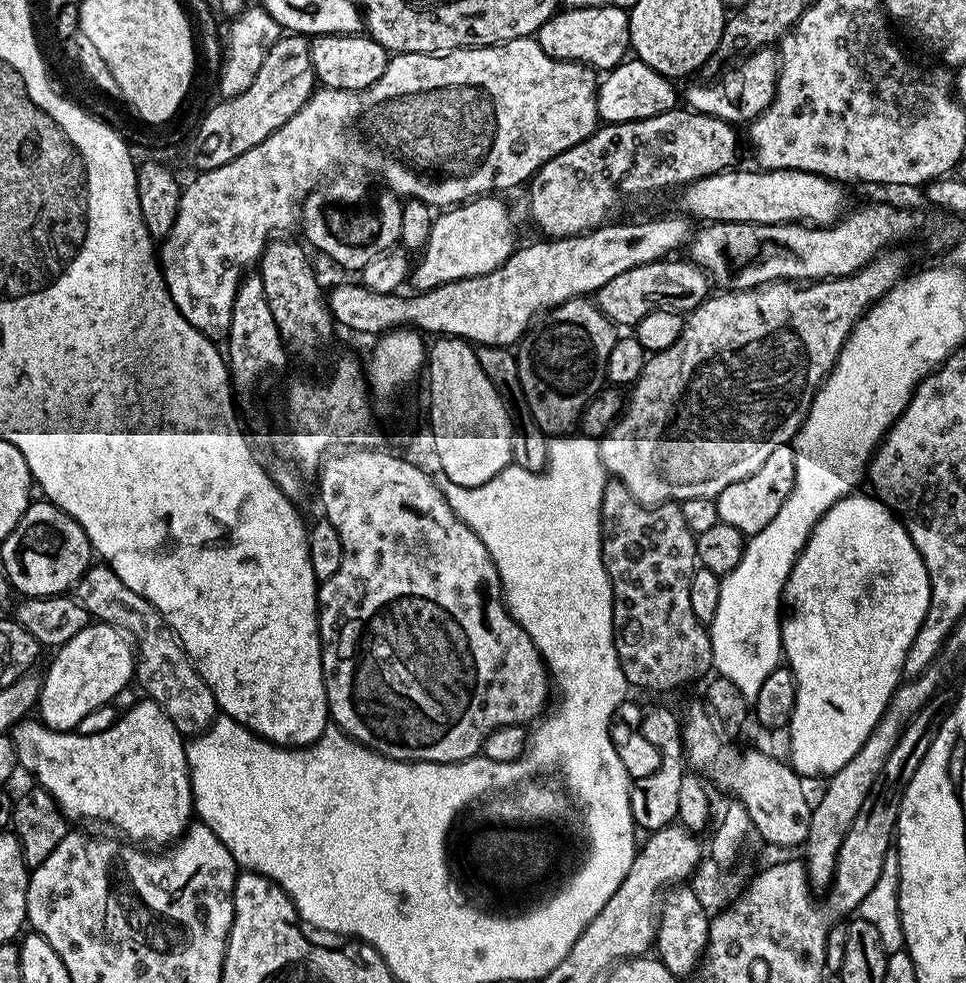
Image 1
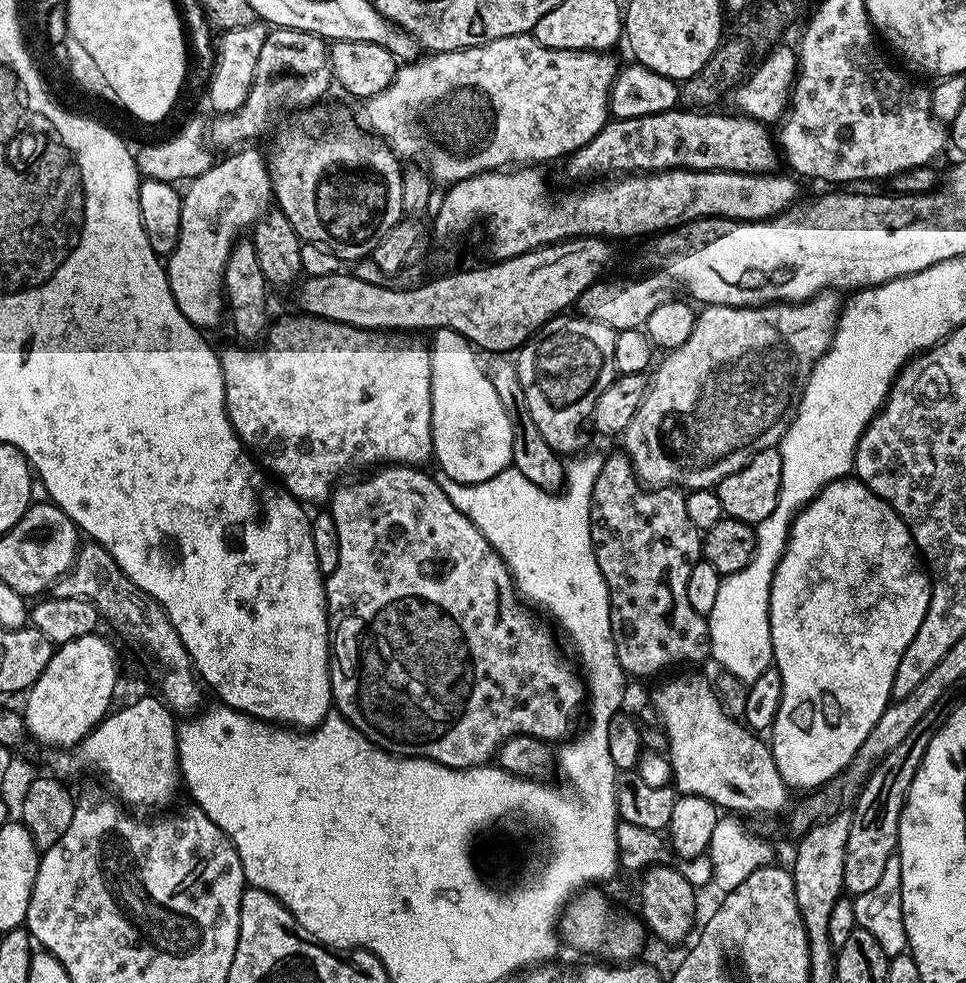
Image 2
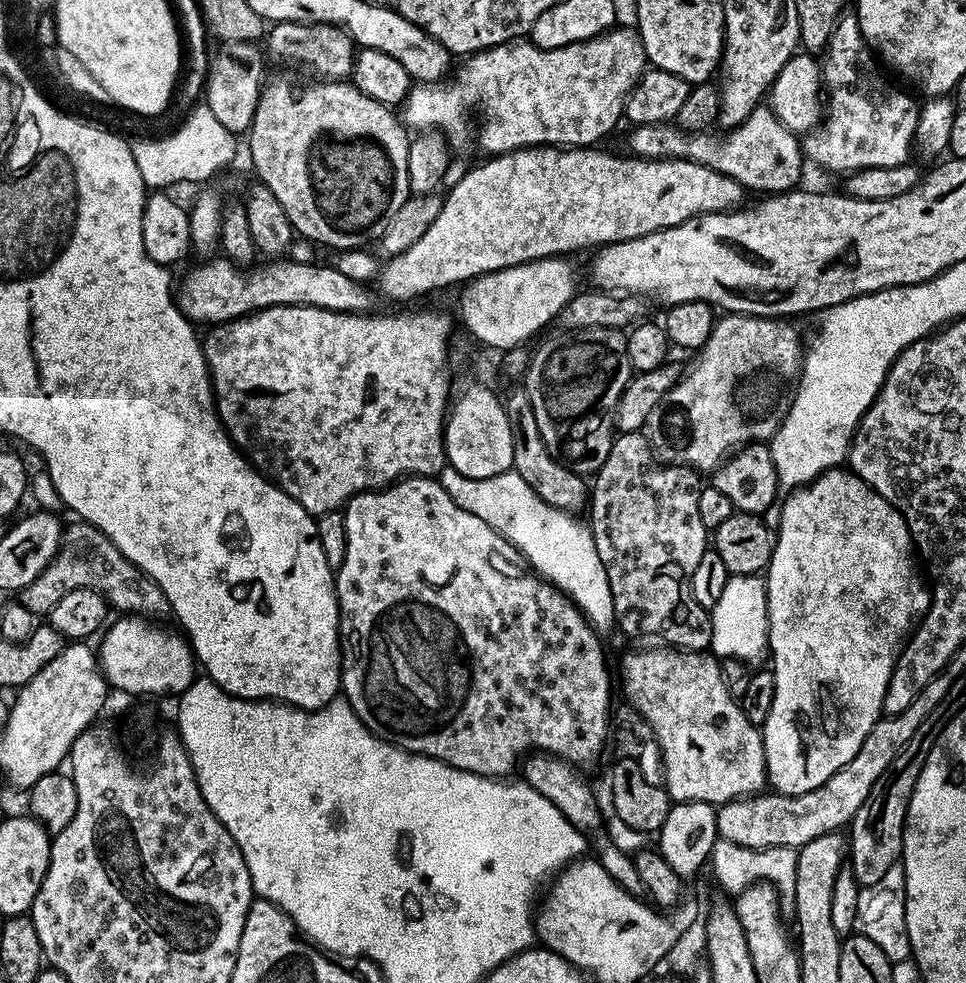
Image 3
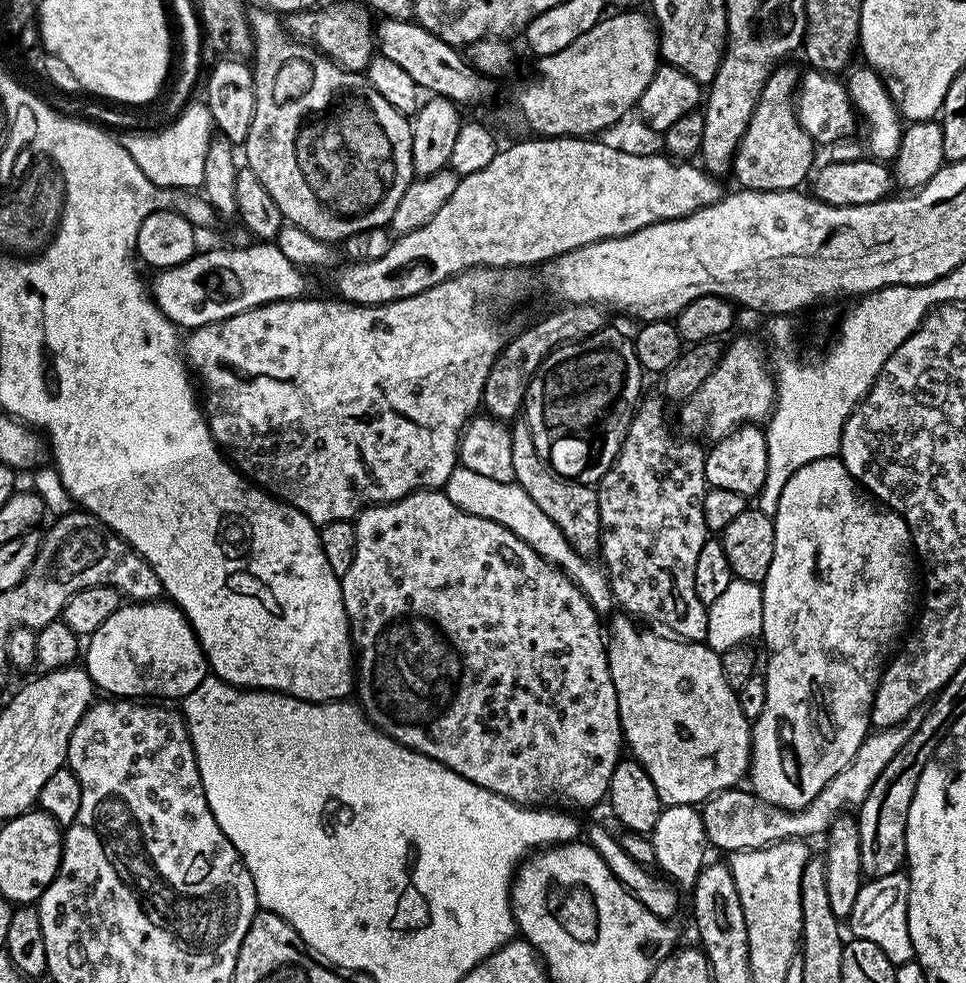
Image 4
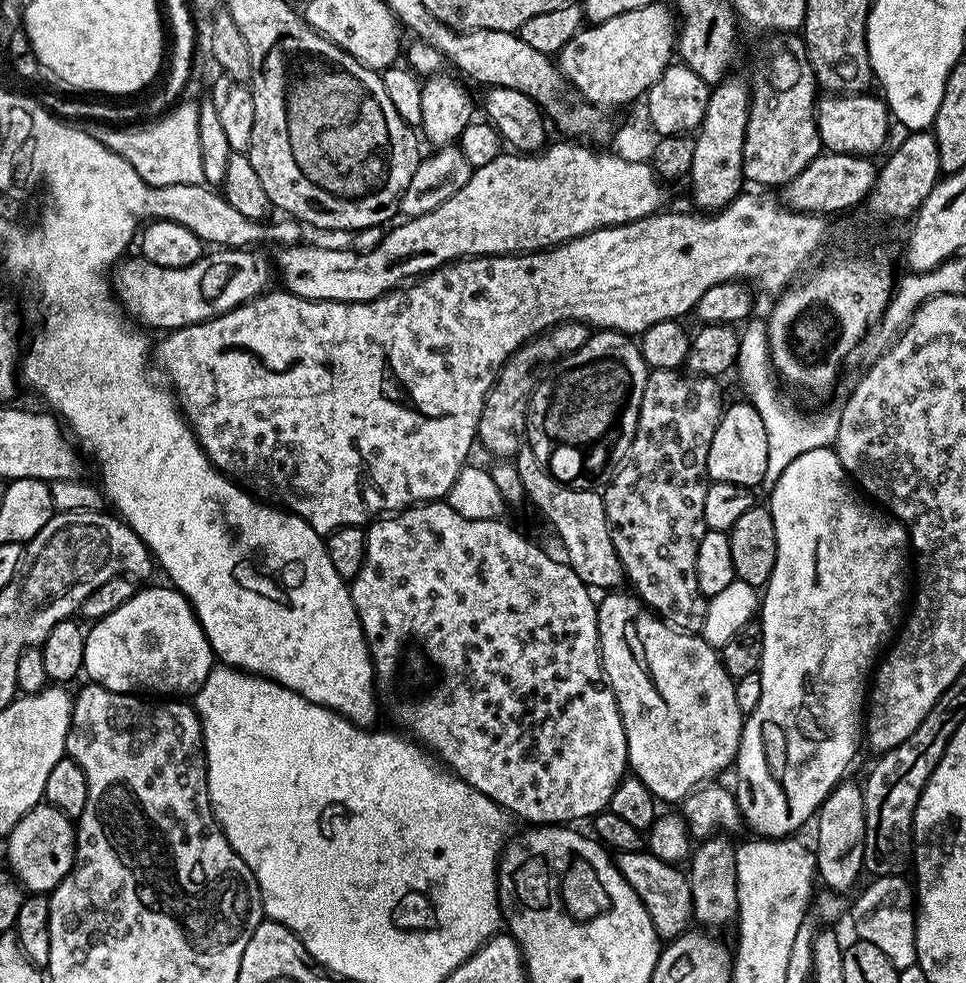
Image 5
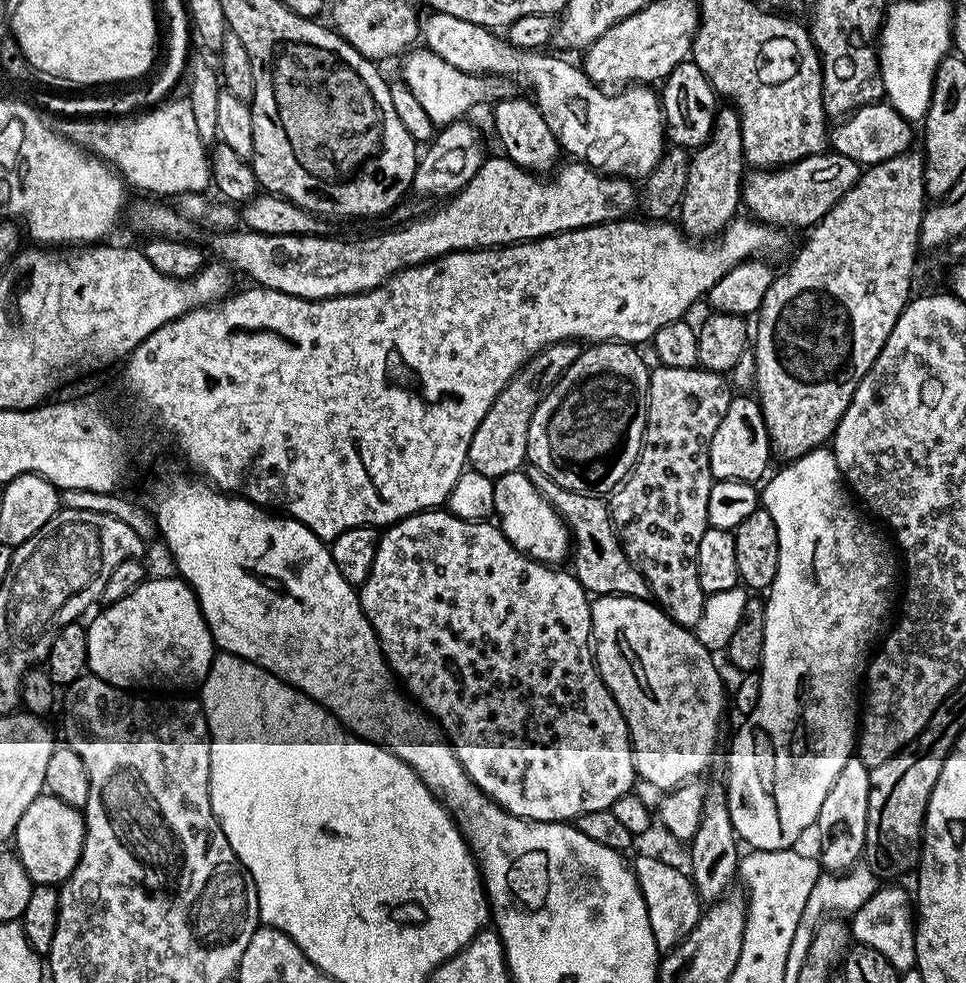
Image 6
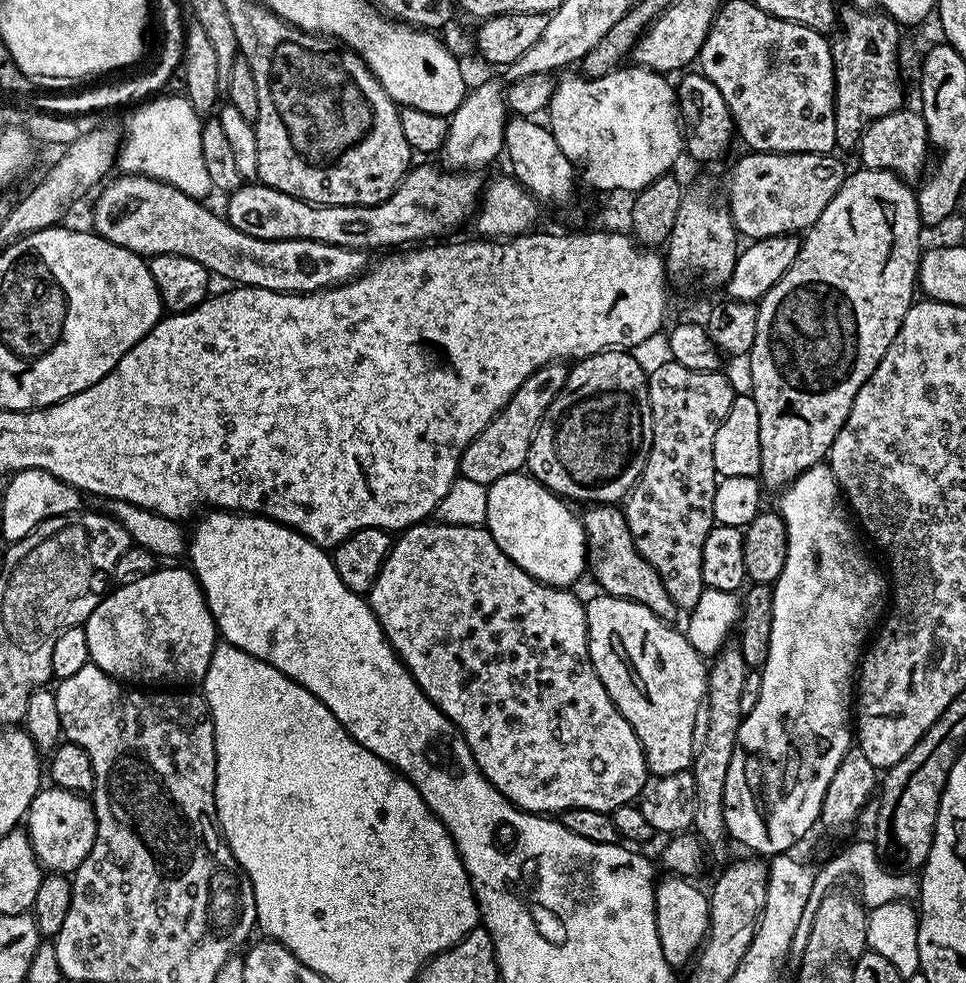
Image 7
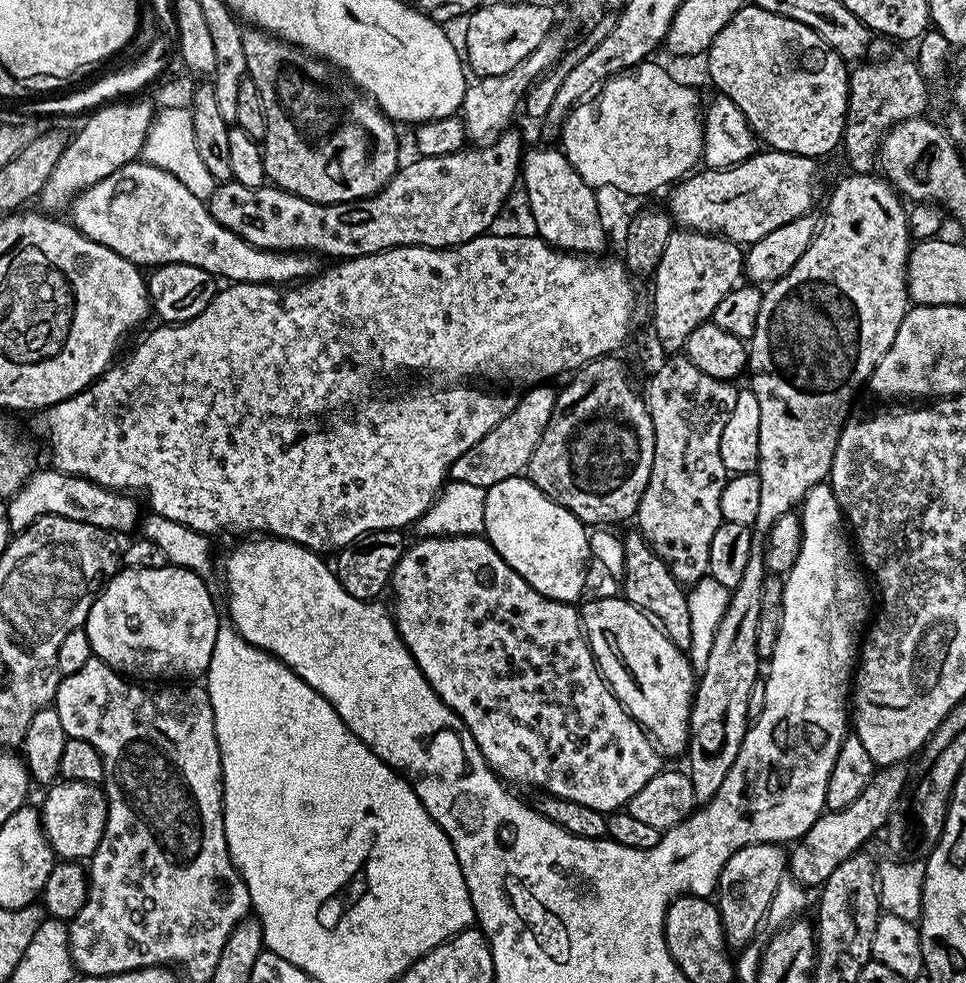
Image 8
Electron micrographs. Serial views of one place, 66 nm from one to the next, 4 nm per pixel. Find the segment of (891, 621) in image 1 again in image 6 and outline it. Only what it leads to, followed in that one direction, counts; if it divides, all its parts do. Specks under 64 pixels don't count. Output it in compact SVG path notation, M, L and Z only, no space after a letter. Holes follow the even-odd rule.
M831 447L812 448L805 456L789 459L785 464L788 464L785 468L778 469L776 473L773 471L763 481L762 491L758 496L759 503L770 514L770 518L774 518L774 526L778 530L778 574L774 578L772 587L766 592L764 657L758 669L761 693L758 694L757 705L754 706L751 713L743 717L744 725L737 730L736 737L732 740L732 749L728 752L728 780L726 779L730 822L734 822L737 837L745 845L748 843L749 849L758 851L795 849L800 844L798 843L800 835L807 828L809 831L815 825L818 810L822 810L822 802L826 798L826 790L830 790L830 786L834 786L834 778L838 778L838 770L842 770L842 766L846 766L849 756L853 755L854 745L858 740L856 691L859 688L861 691L870 653L881 635L880 620L887 618L891 608L893 611L892 591L895 588L897 591L898 588L898 556L894 551L893 541L887 535L884 535L885 537L876 536L875 530L860 517L861 509L854 503L853 497L844 483L844 476L840 473L836 455L832 452Z

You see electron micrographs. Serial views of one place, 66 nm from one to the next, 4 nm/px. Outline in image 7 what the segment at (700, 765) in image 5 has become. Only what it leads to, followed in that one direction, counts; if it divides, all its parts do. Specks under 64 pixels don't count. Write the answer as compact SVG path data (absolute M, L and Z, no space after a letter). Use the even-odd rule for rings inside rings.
M599 595L587 601L584 613L588 623L590 658L602 686L606 686L606 694L610 694L622 718L626 718L626 722L630 722L638 734L638 742L644 748L648 770L653 777L691 769L692 754L698 743L698 721L708 695L709 665L705 657L690 644L680 628L672 628L676 626L658 619L650 610L646 610L646 606L619 596Z

